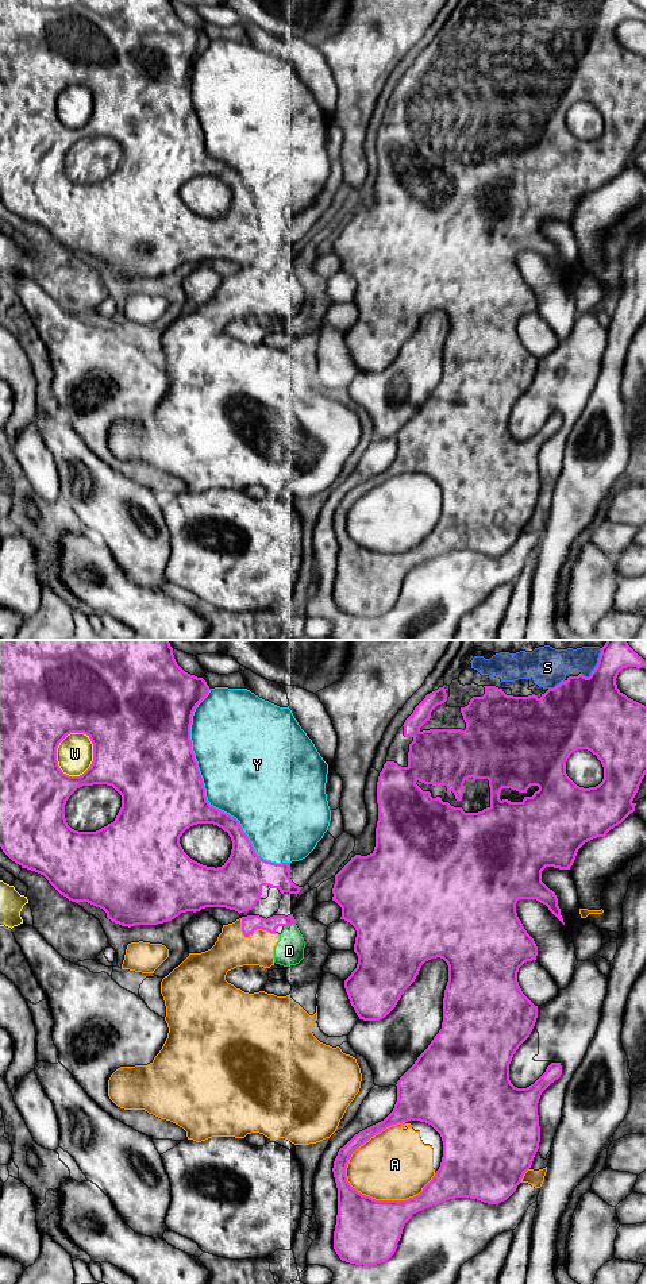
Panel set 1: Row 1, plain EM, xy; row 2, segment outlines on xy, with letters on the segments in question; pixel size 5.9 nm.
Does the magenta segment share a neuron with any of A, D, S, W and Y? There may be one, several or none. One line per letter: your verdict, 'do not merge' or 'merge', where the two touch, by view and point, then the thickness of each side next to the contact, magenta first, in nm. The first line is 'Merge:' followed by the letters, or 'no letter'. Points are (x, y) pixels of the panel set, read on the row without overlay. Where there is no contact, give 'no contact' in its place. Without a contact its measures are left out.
Merge: no letter
A: do not merge; meets magenta in xy at (357, 500); 80 nm thick on the magenta side, 420 nm on the other
D: do not merge; meets magenta in xy at (289, 276); 100 nm thick on the magenta side, 180 nm on the other
S: do not merge; meets magenta in xy at (597, 16); 360 nm thick on the magenta side, 180 nm on the other
W: do not merge; meets magenta in xy at (93, 111); 500 nm thick on the magenta side, 220 nm on the other
Y: do not merge; meets magenta in xy at (204, 145); 500 nm thick on the magenta side, 480 nm on the other

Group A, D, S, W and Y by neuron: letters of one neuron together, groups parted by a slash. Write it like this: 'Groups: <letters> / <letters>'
Groups: A D W / S Y

